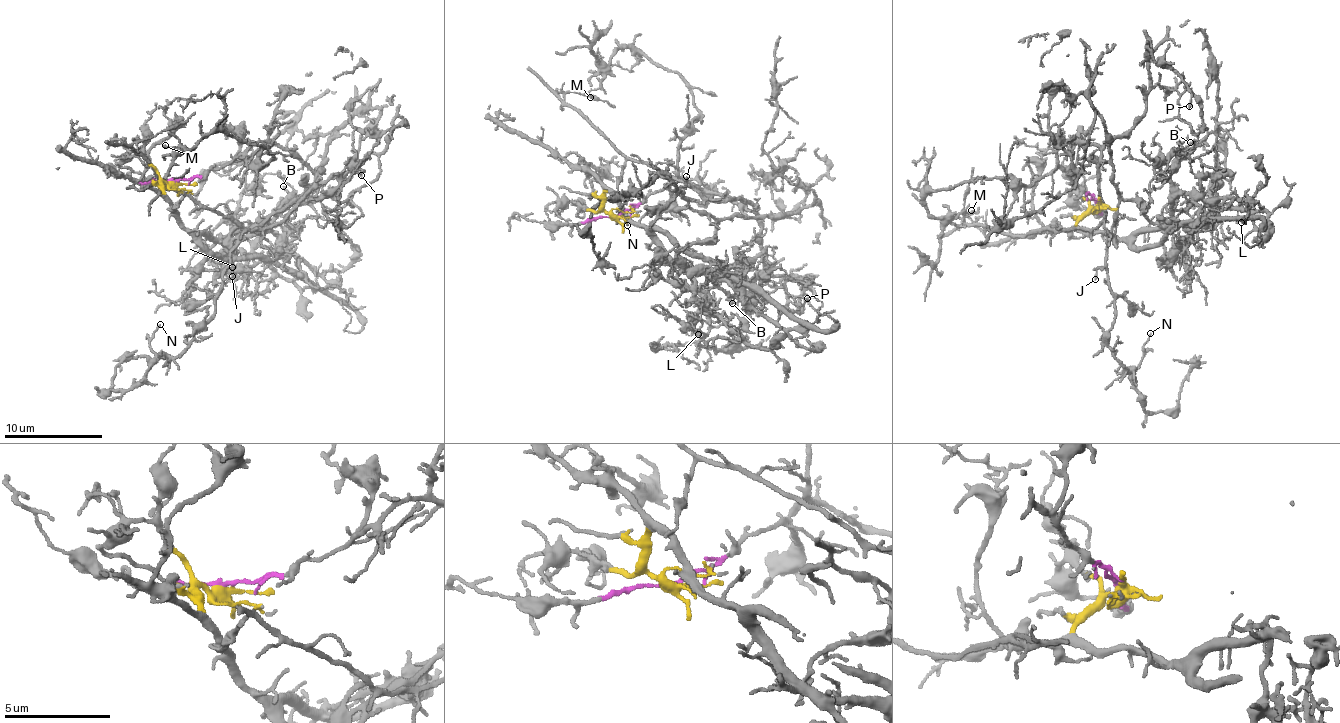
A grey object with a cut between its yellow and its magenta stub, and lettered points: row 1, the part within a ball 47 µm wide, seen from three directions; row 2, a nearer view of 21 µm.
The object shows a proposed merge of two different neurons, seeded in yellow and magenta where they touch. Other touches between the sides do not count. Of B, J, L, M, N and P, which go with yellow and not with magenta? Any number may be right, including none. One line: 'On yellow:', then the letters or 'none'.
On yellow: B, L

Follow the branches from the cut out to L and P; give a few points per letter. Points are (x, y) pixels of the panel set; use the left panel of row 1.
L: (172, 181), (163, 184), (165, 193), (192, 232), (234, 256), (251, 250), (240, 234), (231, 241), (233, 267)
P: (172, 181), (222, 169), (268, 142), (320, 170), (333, 135), (378, 109), (357, 155), (362, 176)

